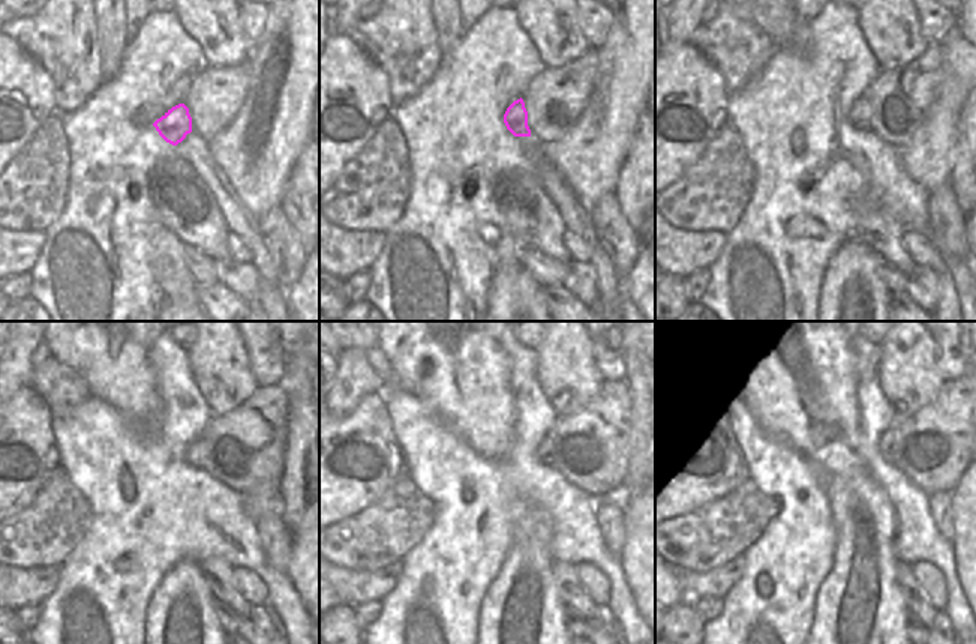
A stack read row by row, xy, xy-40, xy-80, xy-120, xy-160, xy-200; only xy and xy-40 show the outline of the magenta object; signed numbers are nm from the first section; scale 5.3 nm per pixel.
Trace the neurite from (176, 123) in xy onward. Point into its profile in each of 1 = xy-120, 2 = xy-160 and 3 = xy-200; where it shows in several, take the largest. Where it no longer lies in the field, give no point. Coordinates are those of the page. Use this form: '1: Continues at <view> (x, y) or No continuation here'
1: Continues at xy-120 (197, 454)
2: Continues at xy-160 (546, 452)
3: Continues at xy-200 (888, 448).

